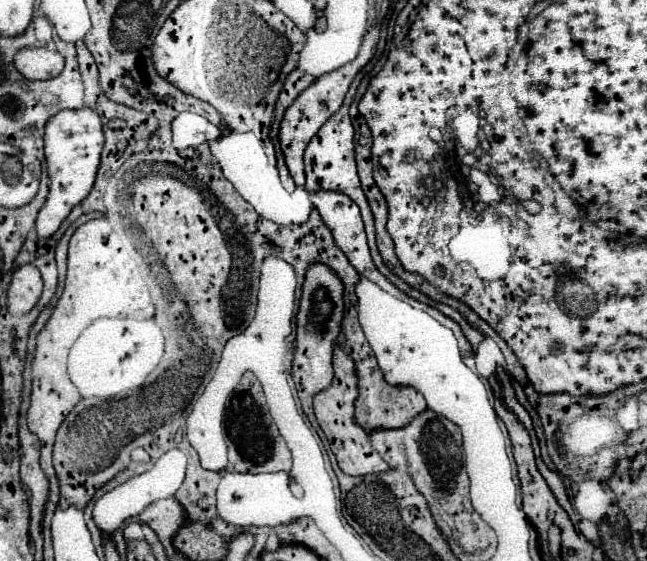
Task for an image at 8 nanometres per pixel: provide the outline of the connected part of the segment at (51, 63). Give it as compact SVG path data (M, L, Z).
M24 47L14 55L14 65L26 79L50 79L64 69L64 57L48 47Z

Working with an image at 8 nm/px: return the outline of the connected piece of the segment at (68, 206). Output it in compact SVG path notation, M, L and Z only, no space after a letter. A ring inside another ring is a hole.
M64 109L50 117L44 130L44 155L49 177L48 199L38 213L36 231L38 237L48 239L60 223L68 217L68 213L88 197L94 187L96 171L100 165L100 153L104 149L104 133L102 121L94 109Z

